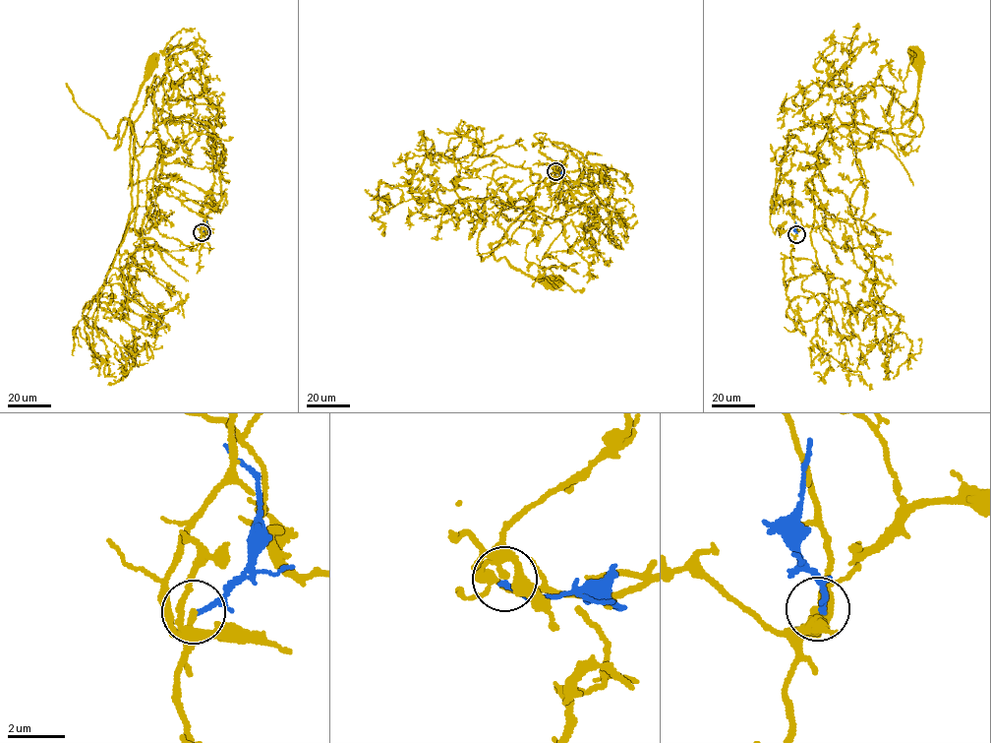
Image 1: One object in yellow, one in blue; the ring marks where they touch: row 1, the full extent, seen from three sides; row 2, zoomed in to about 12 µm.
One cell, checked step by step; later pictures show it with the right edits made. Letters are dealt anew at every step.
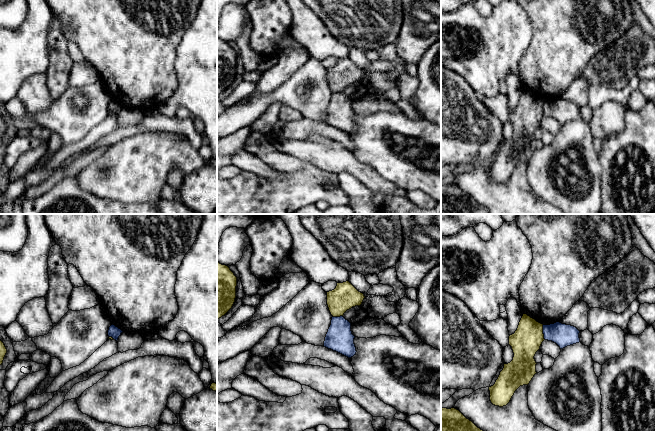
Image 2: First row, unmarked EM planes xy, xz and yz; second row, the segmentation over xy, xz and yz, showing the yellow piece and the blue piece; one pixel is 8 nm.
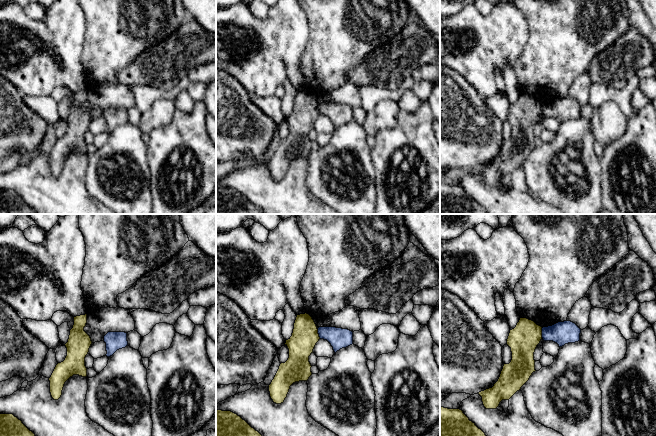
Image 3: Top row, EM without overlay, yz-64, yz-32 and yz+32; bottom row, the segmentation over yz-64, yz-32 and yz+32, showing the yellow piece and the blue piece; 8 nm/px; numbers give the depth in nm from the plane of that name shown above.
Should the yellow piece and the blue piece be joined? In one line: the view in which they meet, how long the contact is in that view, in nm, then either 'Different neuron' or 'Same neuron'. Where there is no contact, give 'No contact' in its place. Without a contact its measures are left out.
Touches yellow in yz. Shared border 120 nm. Different neuron

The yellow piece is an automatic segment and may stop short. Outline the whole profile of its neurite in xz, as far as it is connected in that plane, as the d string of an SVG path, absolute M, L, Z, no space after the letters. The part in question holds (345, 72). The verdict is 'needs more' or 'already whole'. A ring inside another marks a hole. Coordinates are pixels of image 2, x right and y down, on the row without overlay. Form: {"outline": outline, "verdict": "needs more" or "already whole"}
{"outline": "M346 57L337 59L334 66L327 68L327 81L333 93L340 93L352 83L360 82L364 74L363 69Z", "verdict": "already whole"}

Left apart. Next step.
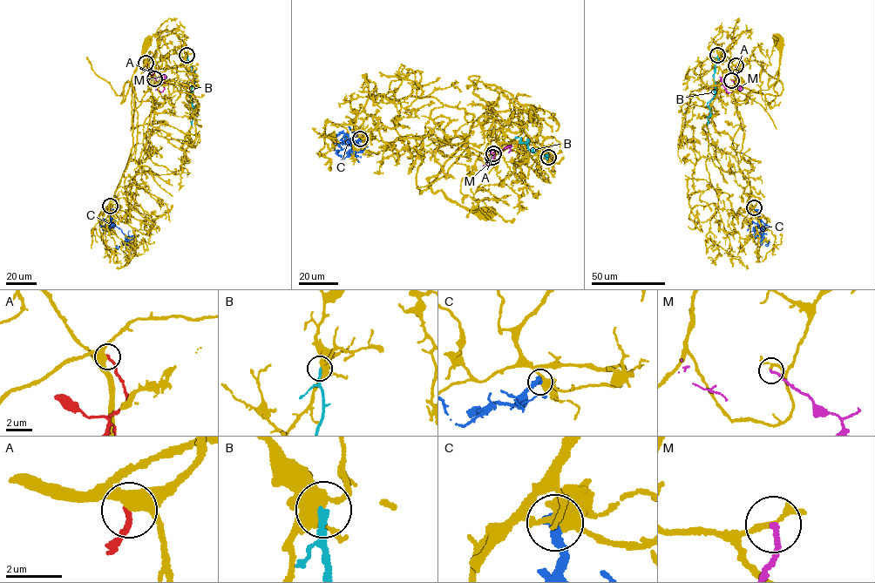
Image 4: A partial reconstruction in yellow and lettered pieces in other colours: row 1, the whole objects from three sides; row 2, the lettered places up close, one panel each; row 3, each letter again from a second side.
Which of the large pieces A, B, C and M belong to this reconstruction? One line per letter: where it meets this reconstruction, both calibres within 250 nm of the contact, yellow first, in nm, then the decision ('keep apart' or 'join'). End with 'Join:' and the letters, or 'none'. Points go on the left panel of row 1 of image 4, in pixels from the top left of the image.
A: meets yellow at (145, 63); 400 nm thick on the yellow side, 240 nm on the other; keep apart
B: meets yellow at (186, 55); 400 nm thick on the yellow side, 220 nm on the other; keep apart
C: meets yellow at (110, 206); 380 nm thick on the yellow side, 320 nm on the other; keep apart
M: meets yellow at (154, 78); 130 nm thick on the yellow side, 180 nm on the other; join
Join: M

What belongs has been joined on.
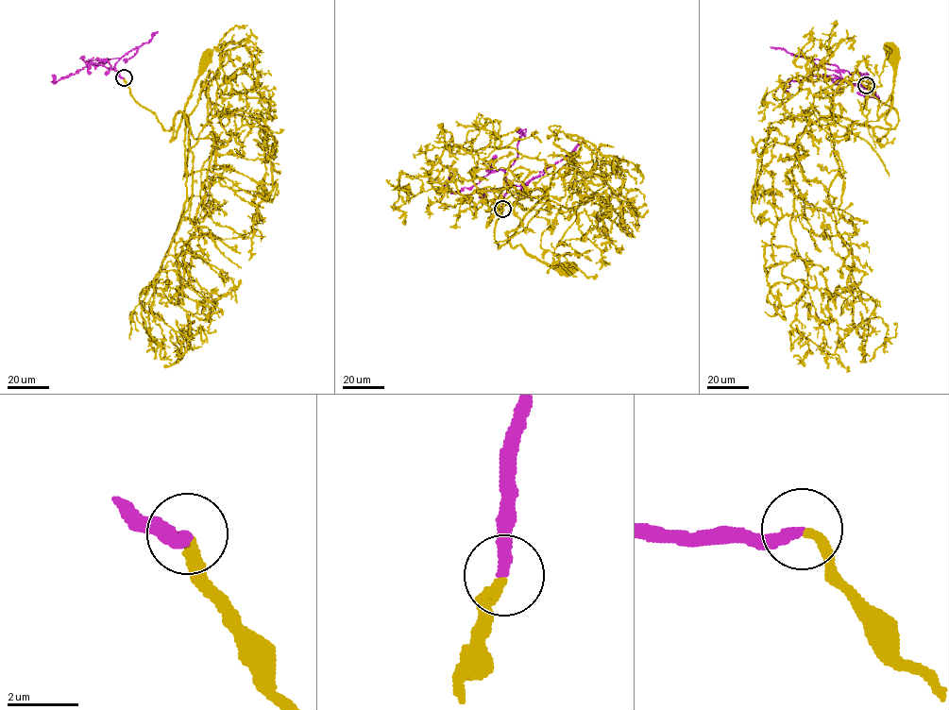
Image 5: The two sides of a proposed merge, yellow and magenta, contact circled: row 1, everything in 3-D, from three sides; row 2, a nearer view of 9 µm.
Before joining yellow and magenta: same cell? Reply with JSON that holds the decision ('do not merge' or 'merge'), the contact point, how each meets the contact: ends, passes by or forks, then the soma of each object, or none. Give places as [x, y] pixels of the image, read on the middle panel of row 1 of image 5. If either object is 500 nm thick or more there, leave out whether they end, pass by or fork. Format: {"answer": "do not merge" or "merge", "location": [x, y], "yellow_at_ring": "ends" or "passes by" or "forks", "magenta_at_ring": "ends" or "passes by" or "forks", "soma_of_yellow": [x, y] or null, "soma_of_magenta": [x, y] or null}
{"answer": "merge", "location": [502, 209], "yellow_at_ring": "ends", "magenta_at_ring": "ends", "soma_of_yellow": [566, 269], "soma_of_magenta": null}

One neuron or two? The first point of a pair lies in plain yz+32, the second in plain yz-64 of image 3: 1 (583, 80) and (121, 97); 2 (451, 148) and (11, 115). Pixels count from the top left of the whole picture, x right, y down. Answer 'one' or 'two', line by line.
1: one
2: one

